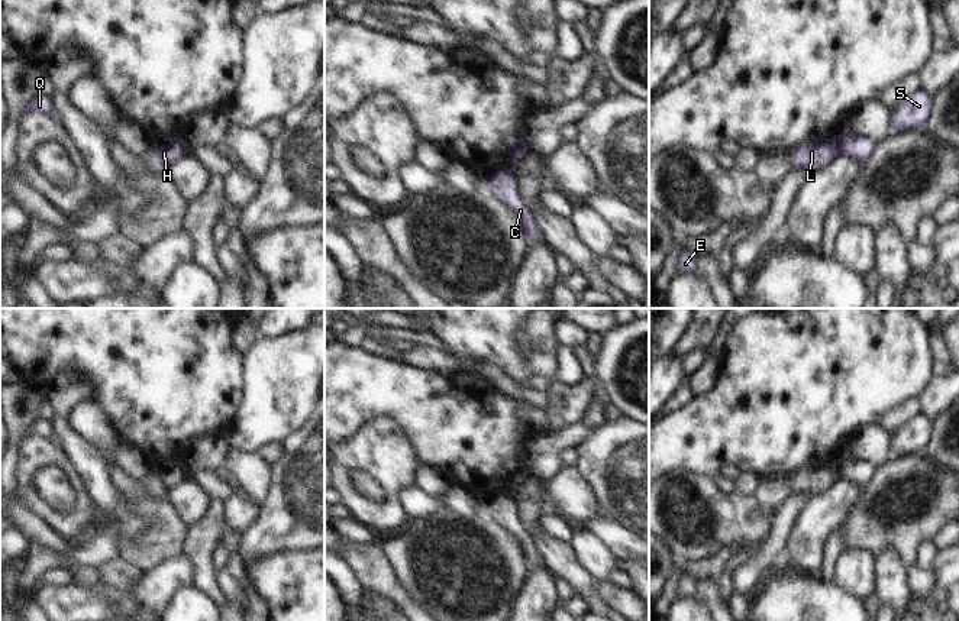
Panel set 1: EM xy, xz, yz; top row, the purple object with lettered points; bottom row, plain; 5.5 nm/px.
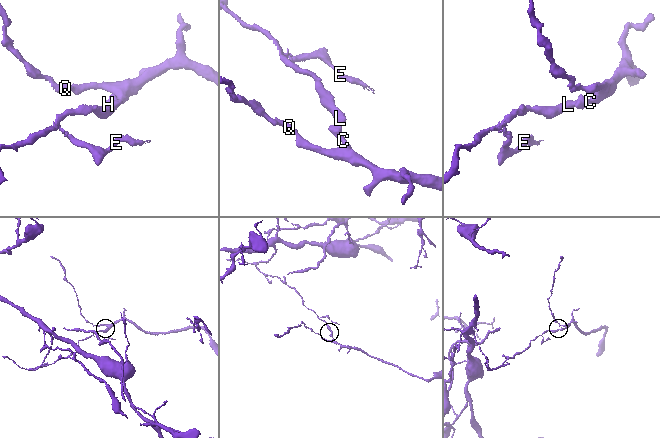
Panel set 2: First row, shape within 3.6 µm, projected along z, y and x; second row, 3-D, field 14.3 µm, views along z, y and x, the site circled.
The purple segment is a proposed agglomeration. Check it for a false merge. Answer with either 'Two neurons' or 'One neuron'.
Two neurons.

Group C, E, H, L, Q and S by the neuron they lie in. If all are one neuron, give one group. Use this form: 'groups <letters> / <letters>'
groups C H Q S / E L

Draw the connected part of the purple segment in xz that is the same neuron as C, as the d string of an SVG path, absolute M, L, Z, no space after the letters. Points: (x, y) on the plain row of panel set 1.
M497 494L494 498L484 498L480 505L485 507L491 518L507 533L513 534L523 552L529 570L545 567L542 557L539 556L533 537L524 531L517 517L516 497Z

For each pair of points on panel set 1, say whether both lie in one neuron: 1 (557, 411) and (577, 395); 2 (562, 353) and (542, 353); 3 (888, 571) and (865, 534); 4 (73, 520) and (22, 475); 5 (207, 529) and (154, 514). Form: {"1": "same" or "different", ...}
{"1": "same", "2": "different", "3": "different", "4": "same", "5": "different"}

